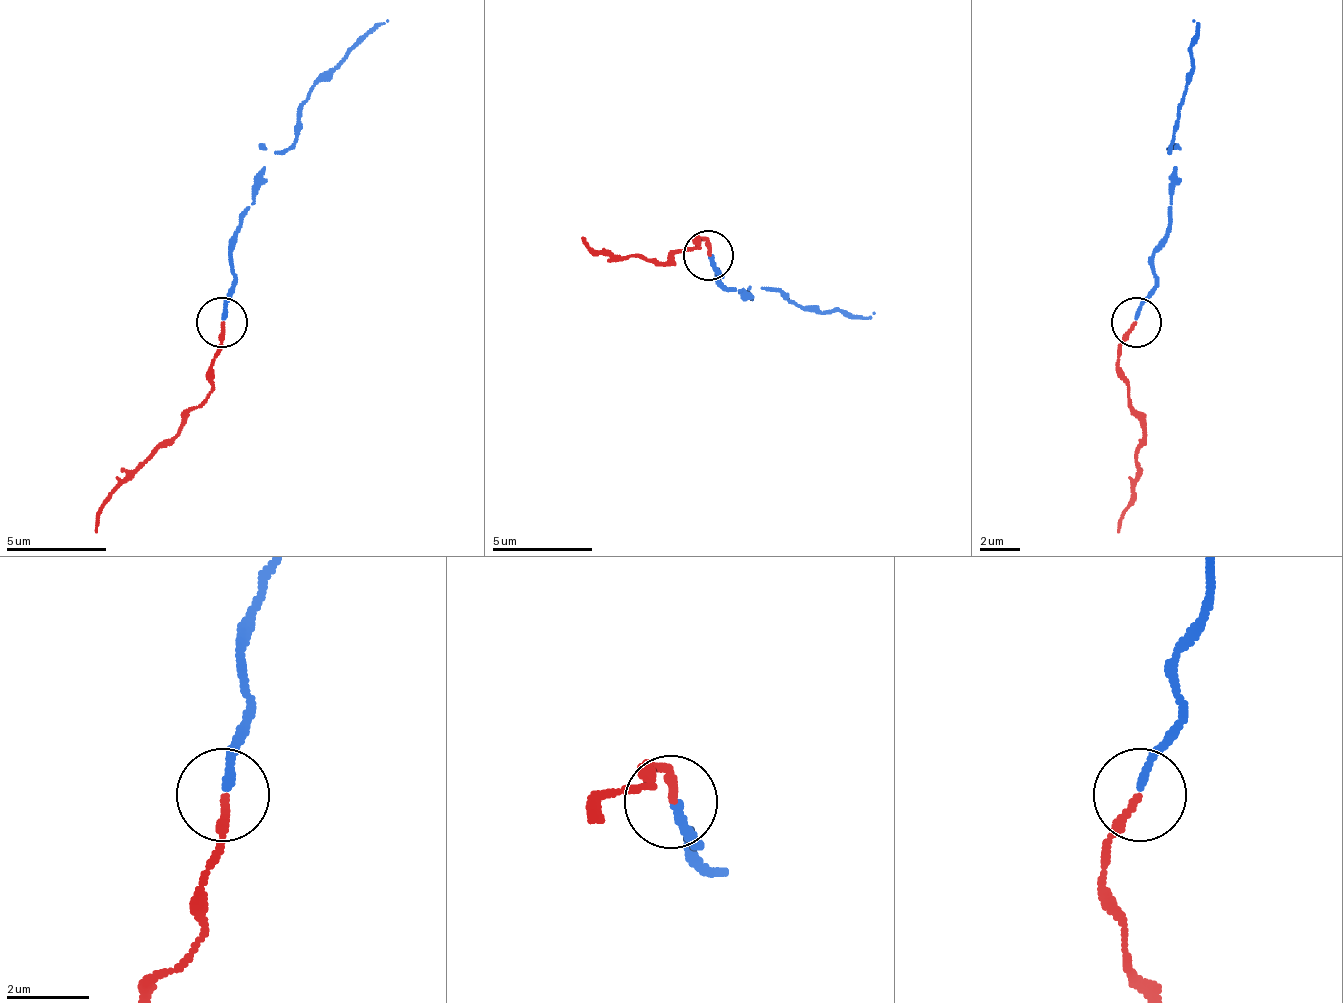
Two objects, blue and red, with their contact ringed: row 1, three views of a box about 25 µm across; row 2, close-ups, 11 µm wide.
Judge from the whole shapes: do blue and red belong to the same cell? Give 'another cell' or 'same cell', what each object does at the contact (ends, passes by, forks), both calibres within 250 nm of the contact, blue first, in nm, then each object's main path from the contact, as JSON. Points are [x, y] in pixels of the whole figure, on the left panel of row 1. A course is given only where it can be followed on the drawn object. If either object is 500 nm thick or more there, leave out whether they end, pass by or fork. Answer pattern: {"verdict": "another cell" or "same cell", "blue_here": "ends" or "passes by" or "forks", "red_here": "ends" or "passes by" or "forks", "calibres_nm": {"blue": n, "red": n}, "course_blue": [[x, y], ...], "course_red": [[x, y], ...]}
{"verdict": "another cell", "blue_here": "ends", "red_here": "ends", "calibres_nm": {"blue": 200, "red": 190}, "course_blue": [[223, 320], [233, 285], [233, 245], [243, 225], [253, 175], [293, 140], [298, 105], [388, 19]], "course_red": [[223, 320], [208, 396], [102, 506], [97, 531]]}

